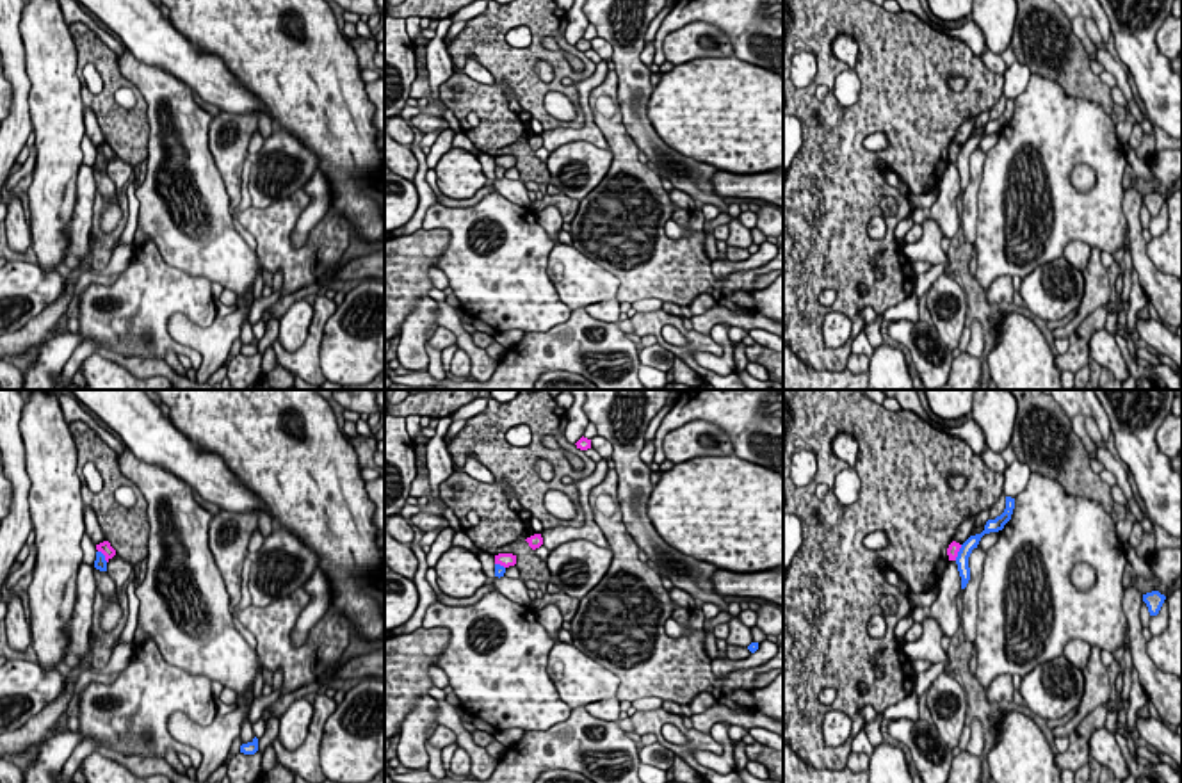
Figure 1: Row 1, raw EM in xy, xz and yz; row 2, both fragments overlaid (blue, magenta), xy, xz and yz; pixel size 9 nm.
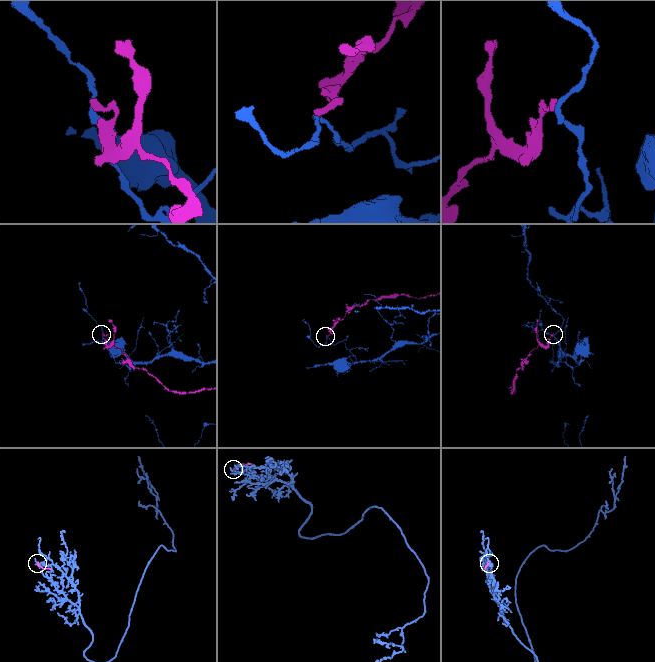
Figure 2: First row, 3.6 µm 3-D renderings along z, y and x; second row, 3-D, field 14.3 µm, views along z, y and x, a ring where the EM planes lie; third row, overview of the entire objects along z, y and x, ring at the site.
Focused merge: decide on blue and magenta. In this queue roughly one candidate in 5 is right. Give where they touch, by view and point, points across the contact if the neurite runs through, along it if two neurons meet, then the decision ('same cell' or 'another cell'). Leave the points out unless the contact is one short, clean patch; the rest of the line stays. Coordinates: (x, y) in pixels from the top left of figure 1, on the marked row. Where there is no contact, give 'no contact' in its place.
yz (958, 552) | along yz (962, 545), (955, 559) | another cell

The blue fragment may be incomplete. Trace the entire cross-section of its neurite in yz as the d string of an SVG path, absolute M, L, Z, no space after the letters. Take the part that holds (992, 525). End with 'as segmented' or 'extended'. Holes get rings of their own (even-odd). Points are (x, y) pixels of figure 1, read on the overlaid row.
M1006 496L1006 509L1000 516L997 516L995 520L988 520L984 525L984 530L981 534L970 536L959 548L958 557L956 557L956 564L958 564L958 571L961 577L961 589L967 587L968 580L970 580L970 568L968 568L968 557L972 553L974 548L977 548L981 537L984 534L990 532L999 532L1004 529L1004 525L1011 520L1015 509L1015 498Z | as segmented

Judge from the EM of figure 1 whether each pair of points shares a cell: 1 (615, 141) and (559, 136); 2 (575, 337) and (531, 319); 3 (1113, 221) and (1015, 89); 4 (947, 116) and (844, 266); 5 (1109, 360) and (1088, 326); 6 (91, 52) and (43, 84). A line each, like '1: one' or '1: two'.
1: two
2: two
3: two
4: one
5: two
6: two

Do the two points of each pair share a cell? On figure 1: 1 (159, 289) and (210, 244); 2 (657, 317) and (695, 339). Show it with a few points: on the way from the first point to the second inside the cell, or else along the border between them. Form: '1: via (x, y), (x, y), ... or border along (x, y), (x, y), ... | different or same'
1: border along (150, 242), (168, 264), (212, 282) | different
2: via (666, 319), (673, 321), (686, 333) | same

